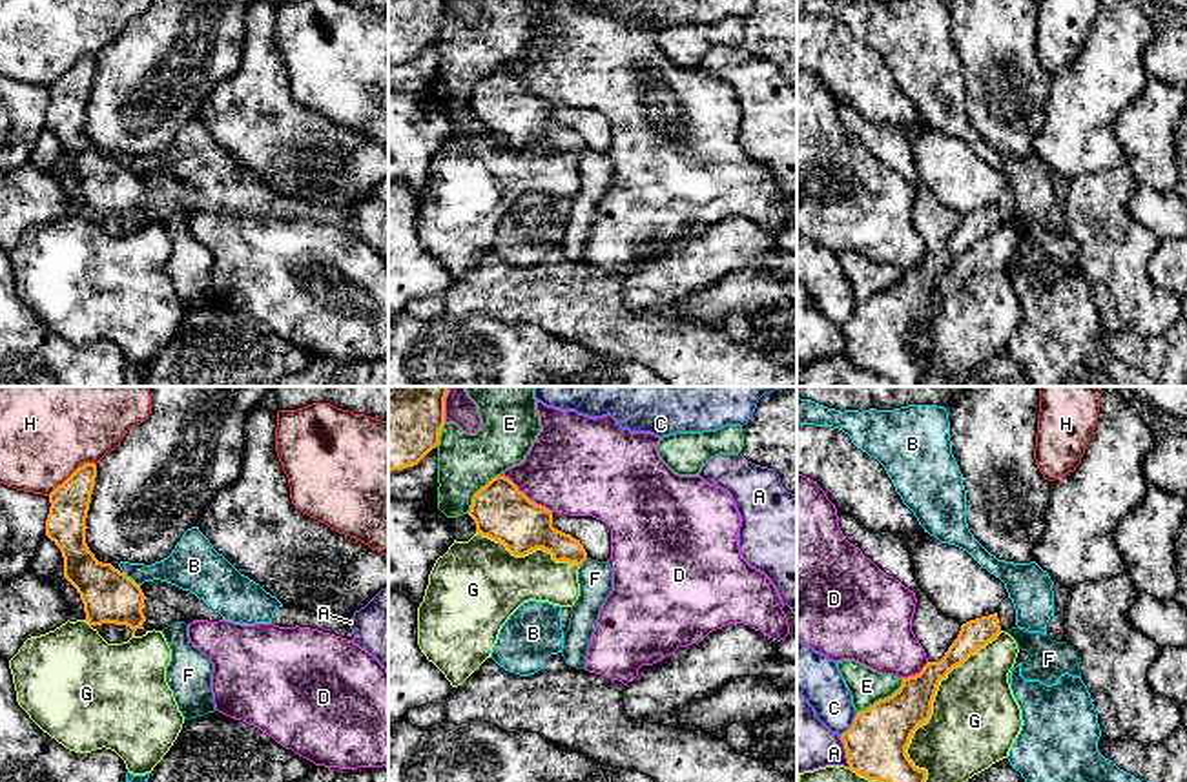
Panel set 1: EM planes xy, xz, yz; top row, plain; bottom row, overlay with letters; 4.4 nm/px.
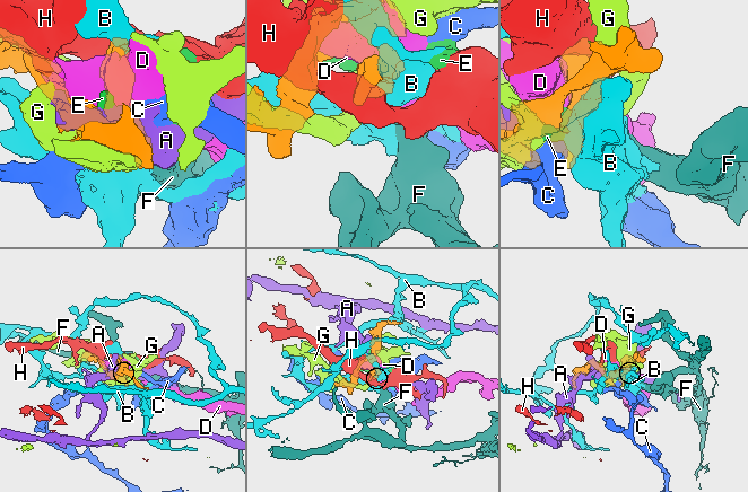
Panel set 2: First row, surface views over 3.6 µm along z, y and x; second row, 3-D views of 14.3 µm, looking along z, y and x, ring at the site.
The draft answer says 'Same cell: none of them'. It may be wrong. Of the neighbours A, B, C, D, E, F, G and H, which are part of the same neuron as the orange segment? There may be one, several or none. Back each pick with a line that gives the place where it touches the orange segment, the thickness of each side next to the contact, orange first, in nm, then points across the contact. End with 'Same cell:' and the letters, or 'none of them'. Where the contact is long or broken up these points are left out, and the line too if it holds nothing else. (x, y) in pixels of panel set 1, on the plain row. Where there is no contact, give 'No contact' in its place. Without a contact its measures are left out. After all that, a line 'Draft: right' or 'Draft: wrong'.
Same cell: none of them
Draft: right

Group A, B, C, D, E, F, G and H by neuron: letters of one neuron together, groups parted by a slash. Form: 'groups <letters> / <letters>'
groups A / B / C / D / E / F / G / H

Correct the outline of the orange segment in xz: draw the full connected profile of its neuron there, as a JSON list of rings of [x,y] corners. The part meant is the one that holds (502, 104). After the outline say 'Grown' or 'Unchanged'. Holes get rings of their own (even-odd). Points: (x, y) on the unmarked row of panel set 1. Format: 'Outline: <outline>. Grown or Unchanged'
Outline: [[[505,67],[492,69],[474,86],[469,108],[476,124],[503,135],[514,148],[543,140],[554,153],[582,157],[587,151],[580,131],[554,120],[552,104],[531,93]]]. Unchanged

